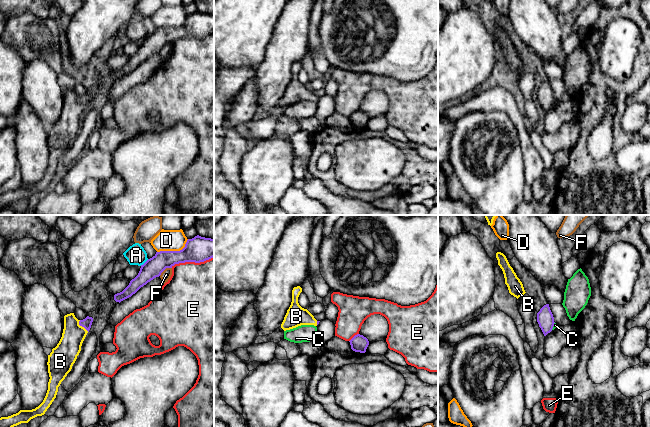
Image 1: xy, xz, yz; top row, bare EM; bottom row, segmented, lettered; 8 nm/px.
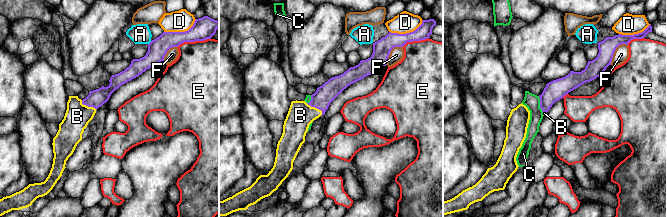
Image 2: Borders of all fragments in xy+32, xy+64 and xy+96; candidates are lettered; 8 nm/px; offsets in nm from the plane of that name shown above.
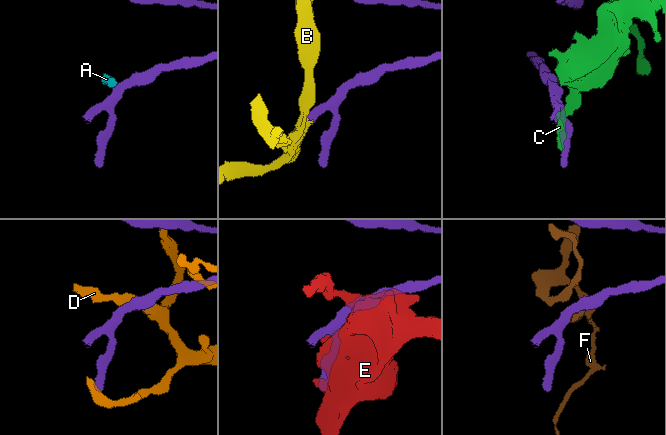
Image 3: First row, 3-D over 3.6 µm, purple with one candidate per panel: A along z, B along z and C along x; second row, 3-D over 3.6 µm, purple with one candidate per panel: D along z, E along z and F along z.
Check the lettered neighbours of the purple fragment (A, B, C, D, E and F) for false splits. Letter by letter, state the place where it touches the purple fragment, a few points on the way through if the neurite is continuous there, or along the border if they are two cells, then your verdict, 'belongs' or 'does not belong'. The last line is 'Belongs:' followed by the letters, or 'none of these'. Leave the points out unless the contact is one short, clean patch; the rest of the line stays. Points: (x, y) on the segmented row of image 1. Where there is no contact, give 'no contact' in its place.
A: meets purple in xy at (145, 262); border along xy (148, 259), (140, 265); does not belong
B: meets purple in xy at (82, 326); runs through xy (87, 322), (82, 326), (73, 335), (66, 352); belongs
C: meets purple in yz at (553, 325); border along yz (554, 322), (551, 329); does not belong
D: meets purple in xy at (174, 251); does not belong
E: meets purple in xy at (192, 261); does not belong
F: meets purple in xy at (165, 268); border along xy (171, 267), (167, 267), (159, 275); does not belong
Belongs: B

